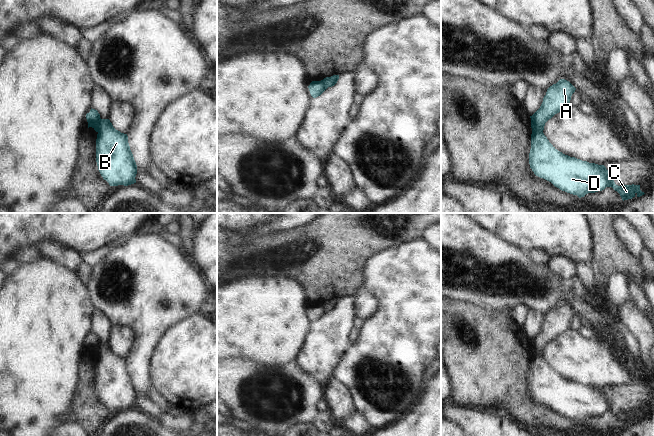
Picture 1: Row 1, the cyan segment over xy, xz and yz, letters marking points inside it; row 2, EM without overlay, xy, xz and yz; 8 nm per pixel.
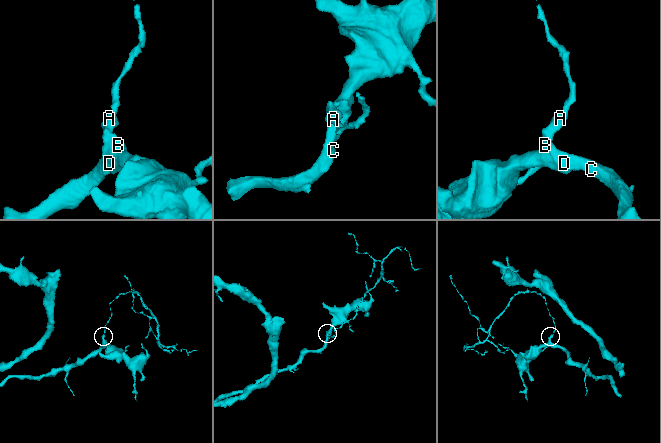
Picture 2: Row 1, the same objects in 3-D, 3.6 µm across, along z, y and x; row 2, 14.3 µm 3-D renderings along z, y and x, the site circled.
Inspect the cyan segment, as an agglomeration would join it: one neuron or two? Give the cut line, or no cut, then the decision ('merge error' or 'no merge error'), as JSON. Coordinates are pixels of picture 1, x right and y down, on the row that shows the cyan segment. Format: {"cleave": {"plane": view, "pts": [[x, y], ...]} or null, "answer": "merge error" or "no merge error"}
{"cleave": {"plane": "yz", "pts": [[531, 122], [536, 131], [542, 132]]}, "answer": "merge error"}

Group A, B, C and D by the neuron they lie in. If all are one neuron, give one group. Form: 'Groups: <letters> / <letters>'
Groups: A / B C D.

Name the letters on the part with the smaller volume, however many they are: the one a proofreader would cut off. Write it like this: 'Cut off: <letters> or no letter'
Cut off: A

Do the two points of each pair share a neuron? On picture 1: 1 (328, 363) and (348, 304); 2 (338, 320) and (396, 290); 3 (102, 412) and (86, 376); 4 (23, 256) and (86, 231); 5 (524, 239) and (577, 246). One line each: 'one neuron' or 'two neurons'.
1: one neuron
2: two neurons
3: one neuron
4: two neurons
5: one neuron

